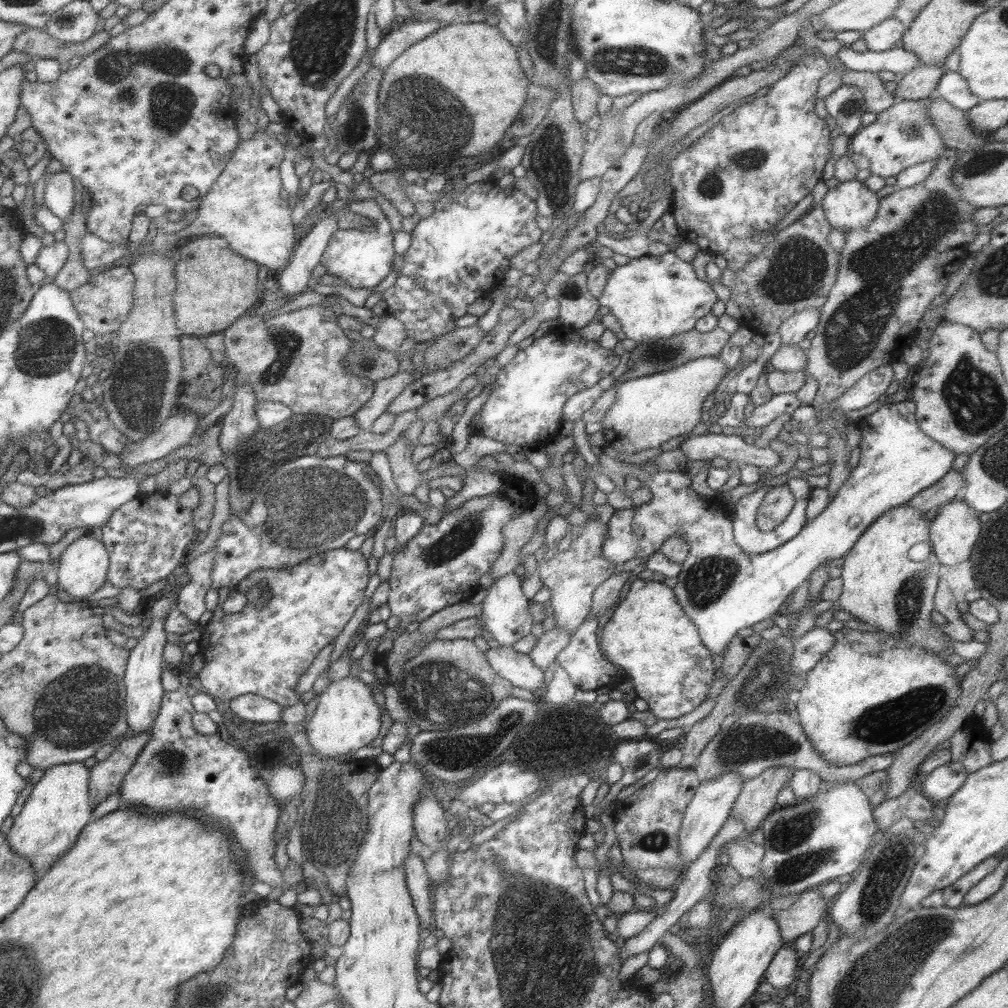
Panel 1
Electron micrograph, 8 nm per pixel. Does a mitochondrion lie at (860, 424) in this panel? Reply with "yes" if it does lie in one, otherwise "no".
no

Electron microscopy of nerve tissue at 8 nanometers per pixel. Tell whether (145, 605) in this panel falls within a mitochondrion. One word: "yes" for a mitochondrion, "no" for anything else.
no

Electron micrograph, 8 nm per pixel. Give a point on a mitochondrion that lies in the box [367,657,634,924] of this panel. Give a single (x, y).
(450, 751)

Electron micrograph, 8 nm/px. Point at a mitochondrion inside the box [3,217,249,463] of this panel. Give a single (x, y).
(42, 350)

